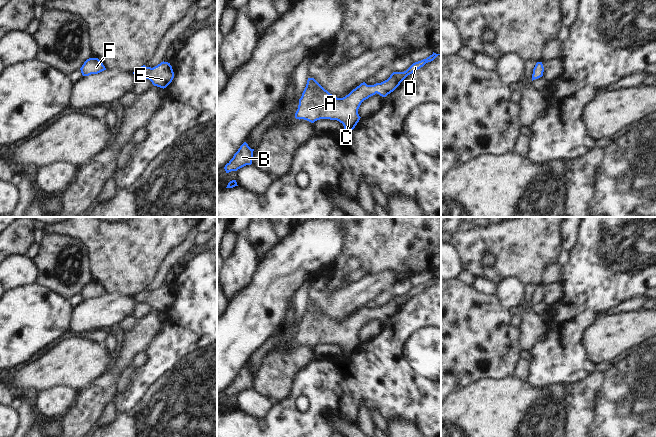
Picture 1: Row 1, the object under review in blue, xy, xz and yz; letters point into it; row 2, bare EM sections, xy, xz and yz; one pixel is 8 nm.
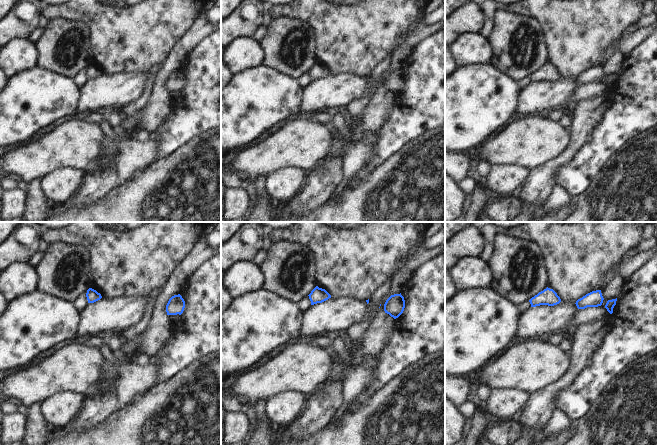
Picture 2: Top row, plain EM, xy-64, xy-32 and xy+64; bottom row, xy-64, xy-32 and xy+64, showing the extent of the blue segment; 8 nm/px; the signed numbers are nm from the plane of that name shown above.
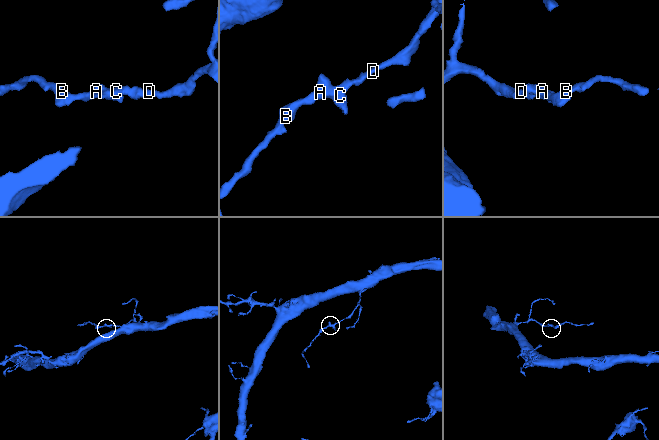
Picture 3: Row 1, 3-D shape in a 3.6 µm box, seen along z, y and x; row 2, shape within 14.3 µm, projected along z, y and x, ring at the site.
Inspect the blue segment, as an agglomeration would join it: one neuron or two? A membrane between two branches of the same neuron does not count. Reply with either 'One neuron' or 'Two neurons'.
One neuron

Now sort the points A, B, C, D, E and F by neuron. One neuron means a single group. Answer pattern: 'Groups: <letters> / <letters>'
Groups: A B C D E F

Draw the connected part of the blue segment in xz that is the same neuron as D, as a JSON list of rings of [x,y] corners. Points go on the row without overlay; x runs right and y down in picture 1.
[[[432,279],[413,287],[404,296],[393,296],[390,301],[374,309],[361,307],[343,322],[337,322],[325,314],[314,302],[308,302],[306,311],[299,323],[296,343],[304,343],[314,347],[320,343],[337,344],[344,350],[344,355],[351,356],[360,344],[358,333],[361,327],[376,317],[386,321],[393,316],[400,307],[414,295],[433,285],[438,279]]]

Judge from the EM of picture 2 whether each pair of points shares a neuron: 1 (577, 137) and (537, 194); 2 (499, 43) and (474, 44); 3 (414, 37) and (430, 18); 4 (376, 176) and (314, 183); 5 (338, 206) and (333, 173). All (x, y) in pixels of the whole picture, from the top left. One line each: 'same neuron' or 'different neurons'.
1: same neuron
2: different neurons
3: different neurons
4: different neurons
5: different neurons

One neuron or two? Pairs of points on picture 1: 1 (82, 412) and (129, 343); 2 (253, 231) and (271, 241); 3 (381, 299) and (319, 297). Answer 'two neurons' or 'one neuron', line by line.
1: one neuron
2: one neuron
3: two neurons

